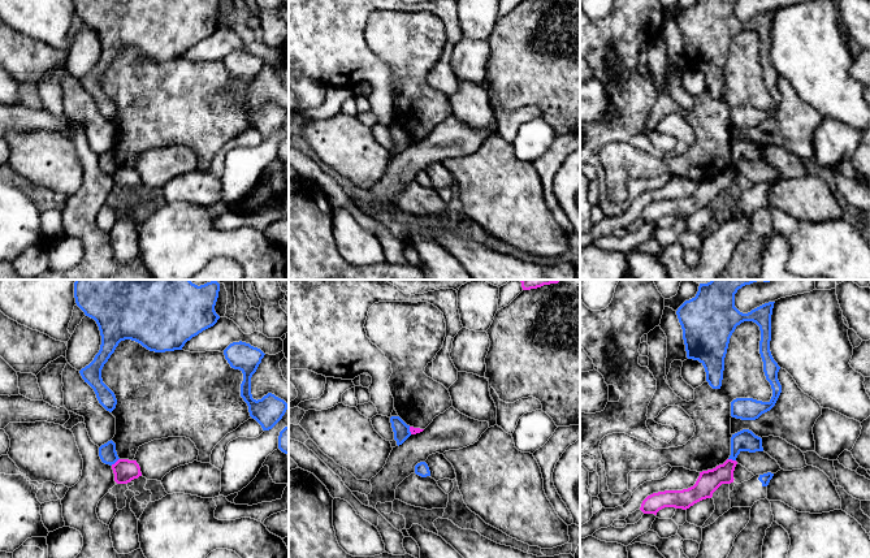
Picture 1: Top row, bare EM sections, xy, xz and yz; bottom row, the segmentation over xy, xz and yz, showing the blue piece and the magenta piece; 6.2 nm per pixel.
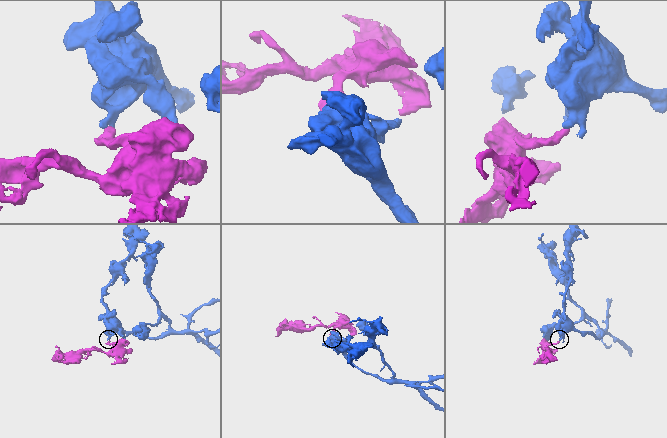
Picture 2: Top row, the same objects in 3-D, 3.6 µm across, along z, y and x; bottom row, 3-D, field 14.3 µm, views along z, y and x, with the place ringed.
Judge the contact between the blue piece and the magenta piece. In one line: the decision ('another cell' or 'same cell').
another cell

